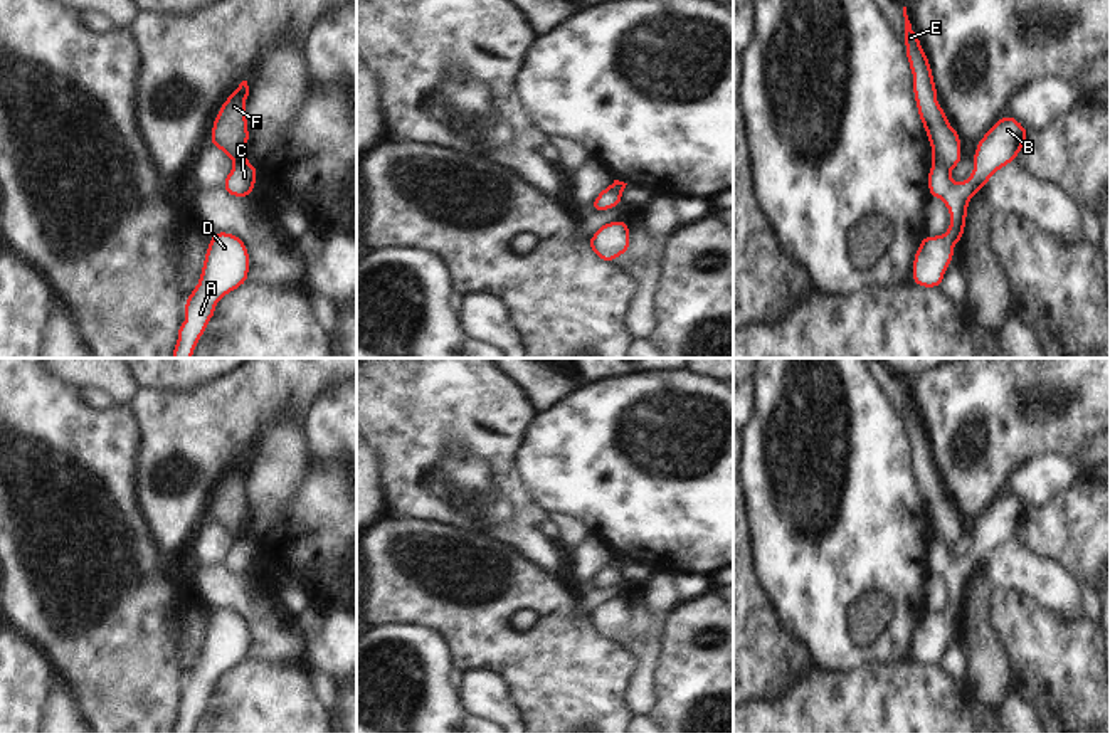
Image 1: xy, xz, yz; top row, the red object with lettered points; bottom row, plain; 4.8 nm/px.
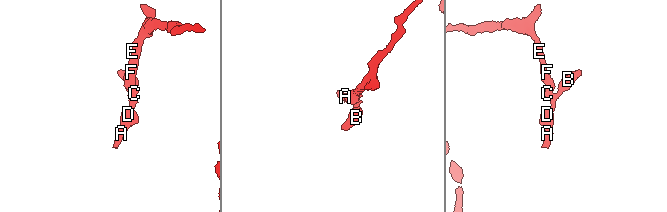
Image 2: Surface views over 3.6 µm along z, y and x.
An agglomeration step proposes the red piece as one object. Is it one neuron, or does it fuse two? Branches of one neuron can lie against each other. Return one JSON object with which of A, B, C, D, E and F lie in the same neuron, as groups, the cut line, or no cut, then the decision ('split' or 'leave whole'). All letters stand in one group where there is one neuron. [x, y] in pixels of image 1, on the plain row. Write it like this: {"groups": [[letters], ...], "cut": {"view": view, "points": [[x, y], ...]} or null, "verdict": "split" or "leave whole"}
{"groups": [["A", "B", "C", "D"], ["E", "F"]], "cut": {"view": "yz", "points": [[934, 537], [939, 537], [951, 548]]}, "verdict": "split"}

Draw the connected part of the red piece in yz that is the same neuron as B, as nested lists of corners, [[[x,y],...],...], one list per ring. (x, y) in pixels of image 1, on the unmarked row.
[[[999,494],[977,518],[974,546],[964,558],[952,558],[942,538],[932,538],[927,553],[930,573],[942,575],[950,602],[944,612],[925,612],[913,632],[912,657],[920,664],[942,664],[942,656],[954,637],[954,624],[964,615],[970,575],[987,562],[991,553],[1018,535],[1028,514],[1028,506],[1014,494]]]

